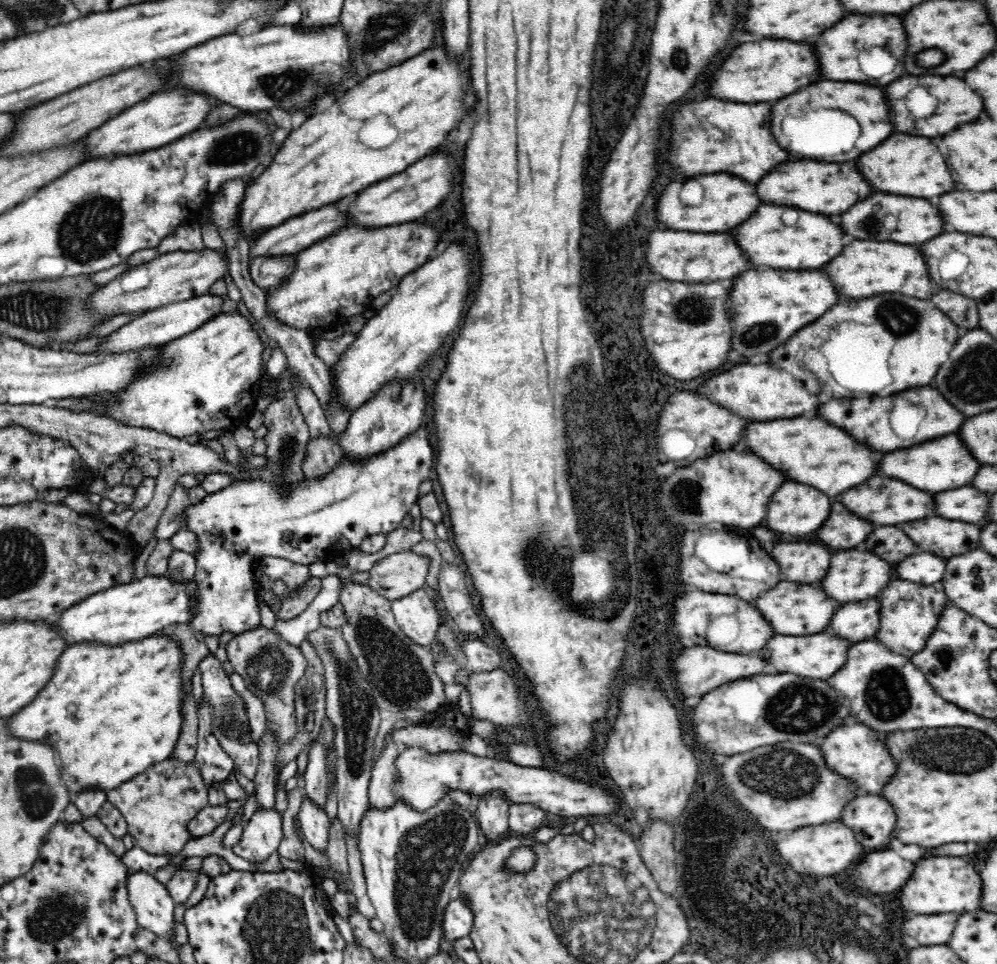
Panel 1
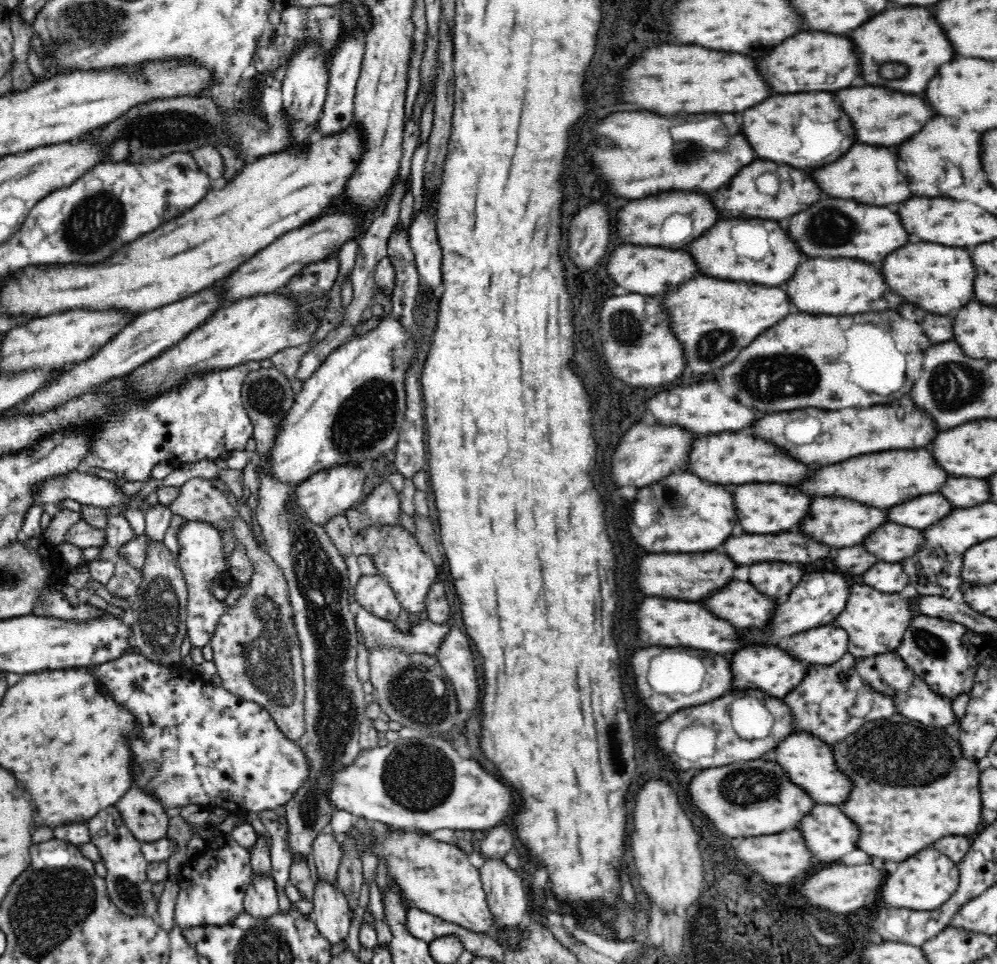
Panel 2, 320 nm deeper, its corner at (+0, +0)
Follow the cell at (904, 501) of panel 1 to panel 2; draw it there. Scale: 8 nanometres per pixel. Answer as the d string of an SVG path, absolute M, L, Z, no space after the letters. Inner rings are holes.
M816 498L810 504L808 516L798 524L798 530L830 548L846 548L846 546L853 547L860 544L868 536L868 532L872 532L884 522L888 522L888 516L884 510L858 504L852 500L842 500L842 498Z

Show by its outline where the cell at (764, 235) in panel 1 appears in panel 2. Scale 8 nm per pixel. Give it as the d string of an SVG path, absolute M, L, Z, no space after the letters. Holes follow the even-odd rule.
M722 220L712 230L704 232L704 236L696 238L690 244L688 252L692 254L692 258L698 264L702 274L716 276L720 280L750 282L750 284L759 284L765 287L780 287L786 283L788 278L792 278L794 270L798 268L798 264L802 260L802 254L798 252L796 244L786 236L786 232L780 226L776 226L776 222L770 222L770 220L762 220L760 222L768 230L768 242L770 242L770 254L766 254L766 258L762 258L762 260L740 258L736 254L734 240L730 238L730 230L734 228L734 224L736 224L736 220Z

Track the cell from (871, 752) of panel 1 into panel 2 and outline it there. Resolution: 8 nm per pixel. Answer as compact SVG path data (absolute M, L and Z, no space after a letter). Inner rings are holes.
M794 733L778 742L766 757L770 756L770 761L776 761L782 766L788 778L804 792L808 792L816 804L840 804L850 794L850 780L836 767L832 752L833 748L818 737L808 733Z

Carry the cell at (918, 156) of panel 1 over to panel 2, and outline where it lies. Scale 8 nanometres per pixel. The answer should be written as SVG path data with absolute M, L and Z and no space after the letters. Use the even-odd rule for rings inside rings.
M866 144L852 146L840 160L814 170L812 178L816 180L820 190L832 198L852 198L856 202L876 204L876 206L888 206L888 204L904 202L910 198L908 182L896 170L894 156L888 148L876 148Z

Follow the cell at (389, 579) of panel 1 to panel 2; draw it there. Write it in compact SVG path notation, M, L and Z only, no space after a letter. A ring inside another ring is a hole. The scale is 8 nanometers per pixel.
M361 575L354 586L353 597L354 604L384 620L397 620L403 609L388 581L380 575Z

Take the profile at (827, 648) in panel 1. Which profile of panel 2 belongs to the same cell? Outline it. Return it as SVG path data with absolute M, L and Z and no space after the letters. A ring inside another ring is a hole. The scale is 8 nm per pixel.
M750 645L750 648L744 646L739 652L730 659L730 671L732 671L732 689L733 691L760 689L771 697L780 697L781 699L792 692L802 678L806 676L806 665L792 657L786 650L779 647L768 647Z

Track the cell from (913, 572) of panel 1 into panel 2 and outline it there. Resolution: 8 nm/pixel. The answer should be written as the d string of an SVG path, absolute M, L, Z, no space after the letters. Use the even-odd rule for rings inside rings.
M878 561L862 574L864 585L882 593L900 592L908 585L908 575L898 563Z

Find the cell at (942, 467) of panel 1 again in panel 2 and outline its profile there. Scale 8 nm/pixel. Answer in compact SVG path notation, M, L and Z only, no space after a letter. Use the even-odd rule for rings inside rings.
M890 450L822 466L812 478L800 482L796 488L808 496L842 496L874 508L890 508L896 502L906 502L922 494L936 492L946 478L948 474L938 468L928 450Z

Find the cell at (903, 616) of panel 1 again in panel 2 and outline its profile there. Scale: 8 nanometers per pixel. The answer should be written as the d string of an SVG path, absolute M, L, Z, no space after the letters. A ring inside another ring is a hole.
M868 585L850 586L848 602L842 612L834 618L833 624L848 633L847 652L853 657L874 656L884 652L896 651L904 631L915 616L910 613L908 596L920 595L912 586L906 586L900 592L882 593Z

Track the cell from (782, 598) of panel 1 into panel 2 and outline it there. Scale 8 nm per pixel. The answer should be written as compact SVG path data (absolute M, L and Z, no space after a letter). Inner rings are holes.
M732 580L726 588L720 588L718 592L704 598L702 602L714 616L720 616L722 620L728 620L737 629L764 628L768 624L772 612L774 612L774 606L777 604L776 600L760 593L752 584L740 582L740 580Z

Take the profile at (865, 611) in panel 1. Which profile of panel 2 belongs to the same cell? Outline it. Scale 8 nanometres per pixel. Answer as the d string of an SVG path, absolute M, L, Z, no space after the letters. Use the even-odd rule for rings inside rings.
M836 625L811 628L792 635L784 650L806 665L831 665L847 653L848 633Z

